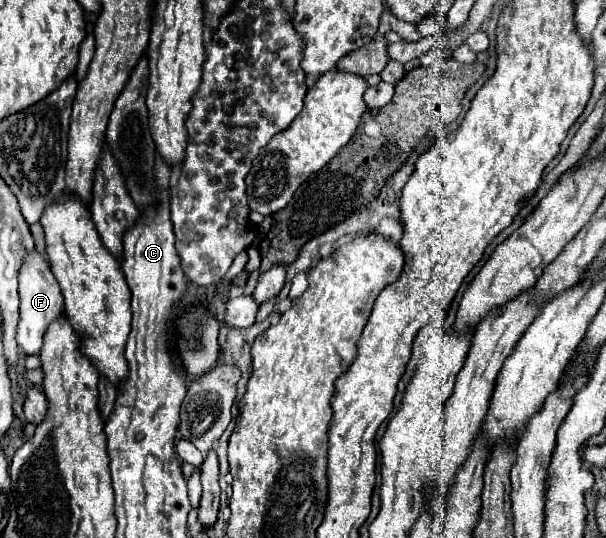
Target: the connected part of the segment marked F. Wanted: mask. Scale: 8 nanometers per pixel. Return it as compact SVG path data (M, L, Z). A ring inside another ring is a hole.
M32 249L24 255L24 261L22 261L22 267L18 273L18 293L20 293L20 319L16 325L16 341L18 341L18 347L26 355L32 355L32 353L40 351L42 337L44 337L48 325L56 317L60 317L64 311L62 291L50 271L50 263L36 249Z

